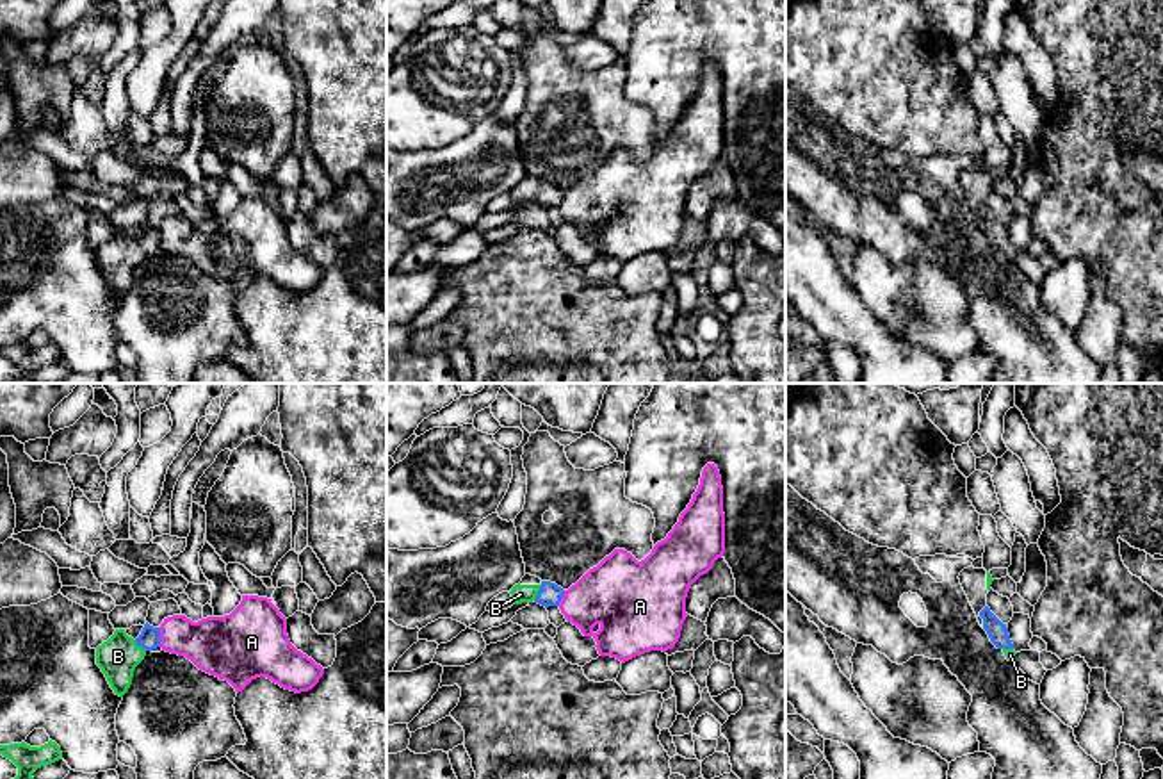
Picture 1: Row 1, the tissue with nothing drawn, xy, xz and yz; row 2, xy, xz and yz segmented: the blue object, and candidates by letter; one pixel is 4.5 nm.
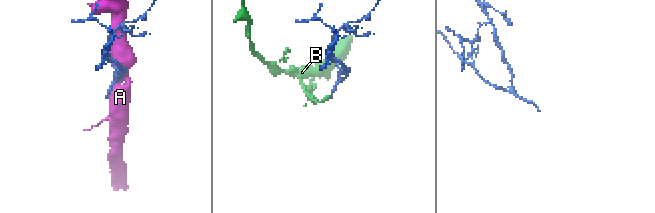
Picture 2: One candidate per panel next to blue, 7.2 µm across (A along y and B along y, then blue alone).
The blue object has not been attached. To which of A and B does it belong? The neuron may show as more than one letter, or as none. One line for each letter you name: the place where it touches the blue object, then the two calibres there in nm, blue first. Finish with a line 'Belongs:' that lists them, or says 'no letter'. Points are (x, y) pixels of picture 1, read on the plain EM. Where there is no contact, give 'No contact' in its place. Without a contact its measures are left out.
B: Touches blue at xz (538, 193). Thickness 100 nm (blue) against 80 nm
Belongs: B

